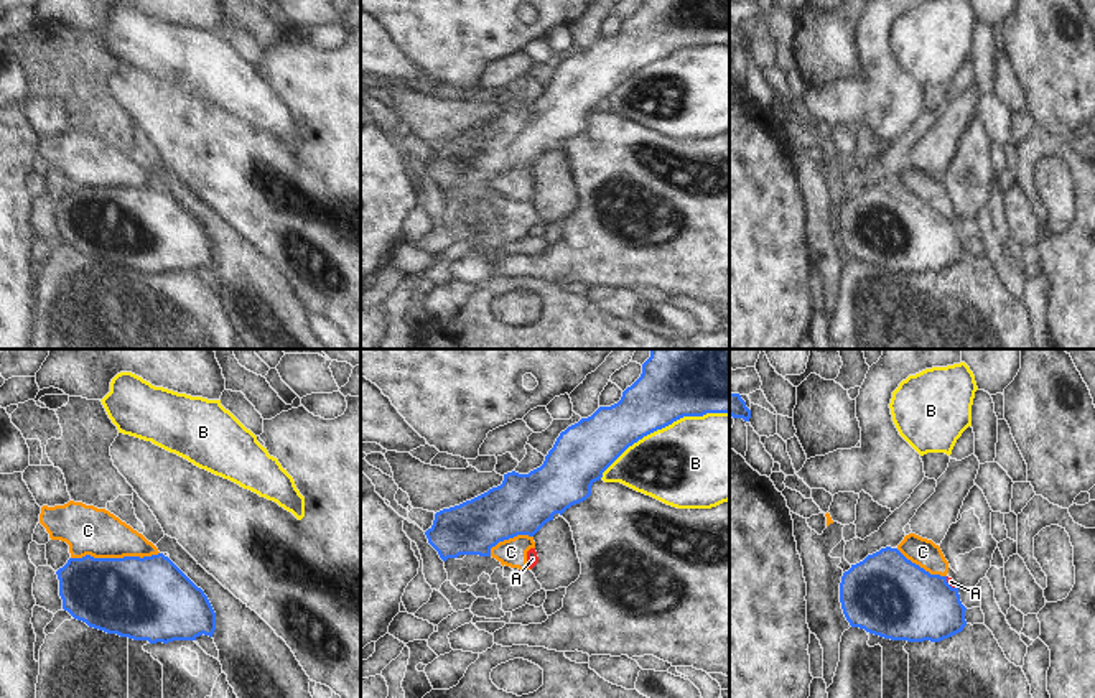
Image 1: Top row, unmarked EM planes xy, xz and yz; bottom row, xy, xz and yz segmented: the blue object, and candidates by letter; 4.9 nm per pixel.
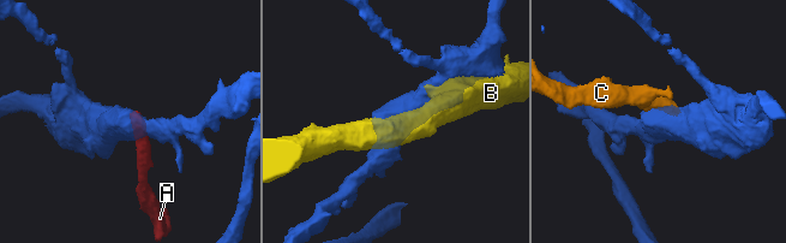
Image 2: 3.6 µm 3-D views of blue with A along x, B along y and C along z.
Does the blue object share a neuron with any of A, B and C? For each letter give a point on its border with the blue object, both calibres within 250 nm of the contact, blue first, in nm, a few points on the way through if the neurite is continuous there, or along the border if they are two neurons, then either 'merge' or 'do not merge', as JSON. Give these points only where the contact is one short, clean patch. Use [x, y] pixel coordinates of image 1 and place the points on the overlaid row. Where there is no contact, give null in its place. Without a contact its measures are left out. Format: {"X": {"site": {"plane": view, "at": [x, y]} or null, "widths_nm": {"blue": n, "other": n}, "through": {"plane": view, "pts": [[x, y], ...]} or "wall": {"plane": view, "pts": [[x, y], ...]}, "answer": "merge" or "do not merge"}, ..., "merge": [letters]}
{"A": {"site": {"plane": "yz", "at": [947, 583]}, "widths_nm": {"blue": 380, "other": 40}, "wall": {"plane": "yz", "pts": [[945, 577], [955, 588]]}, "answer": "do not merge"}, "B": {"site": {"plane": "xz", "at": [662, 427]}, "widths_nm": {"blue": 360, "other": 440}, "answer": "do not merge"}, "C": {"site": {"plane": "xy", "at": [114, 558]}, "widths_nm": {"blue": 400, "other": 240}, "answer": "do not merge"}, "merge": []}

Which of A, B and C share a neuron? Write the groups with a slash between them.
A C / B

